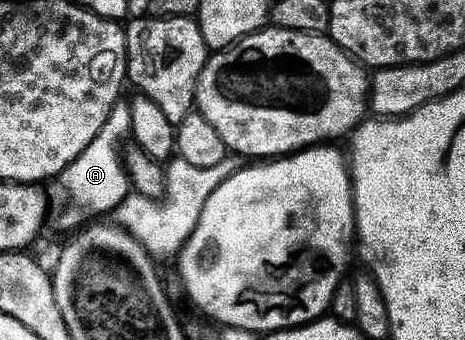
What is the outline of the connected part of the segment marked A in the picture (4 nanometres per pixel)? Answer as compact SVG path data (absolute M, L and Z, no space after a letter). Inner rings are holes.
M120 99L112 107L108 114L107 121L92 139L87 148L69 162L55 177L55 184L74 202L66 205L56 219L50 220L49 227L59 233L73 233L80 230L91 217L95 217L107 211L116 210L123 200L130 194L131 184L125 172L125 167L119 151L115 149L124 136L130 134L130 109L126 100Z

